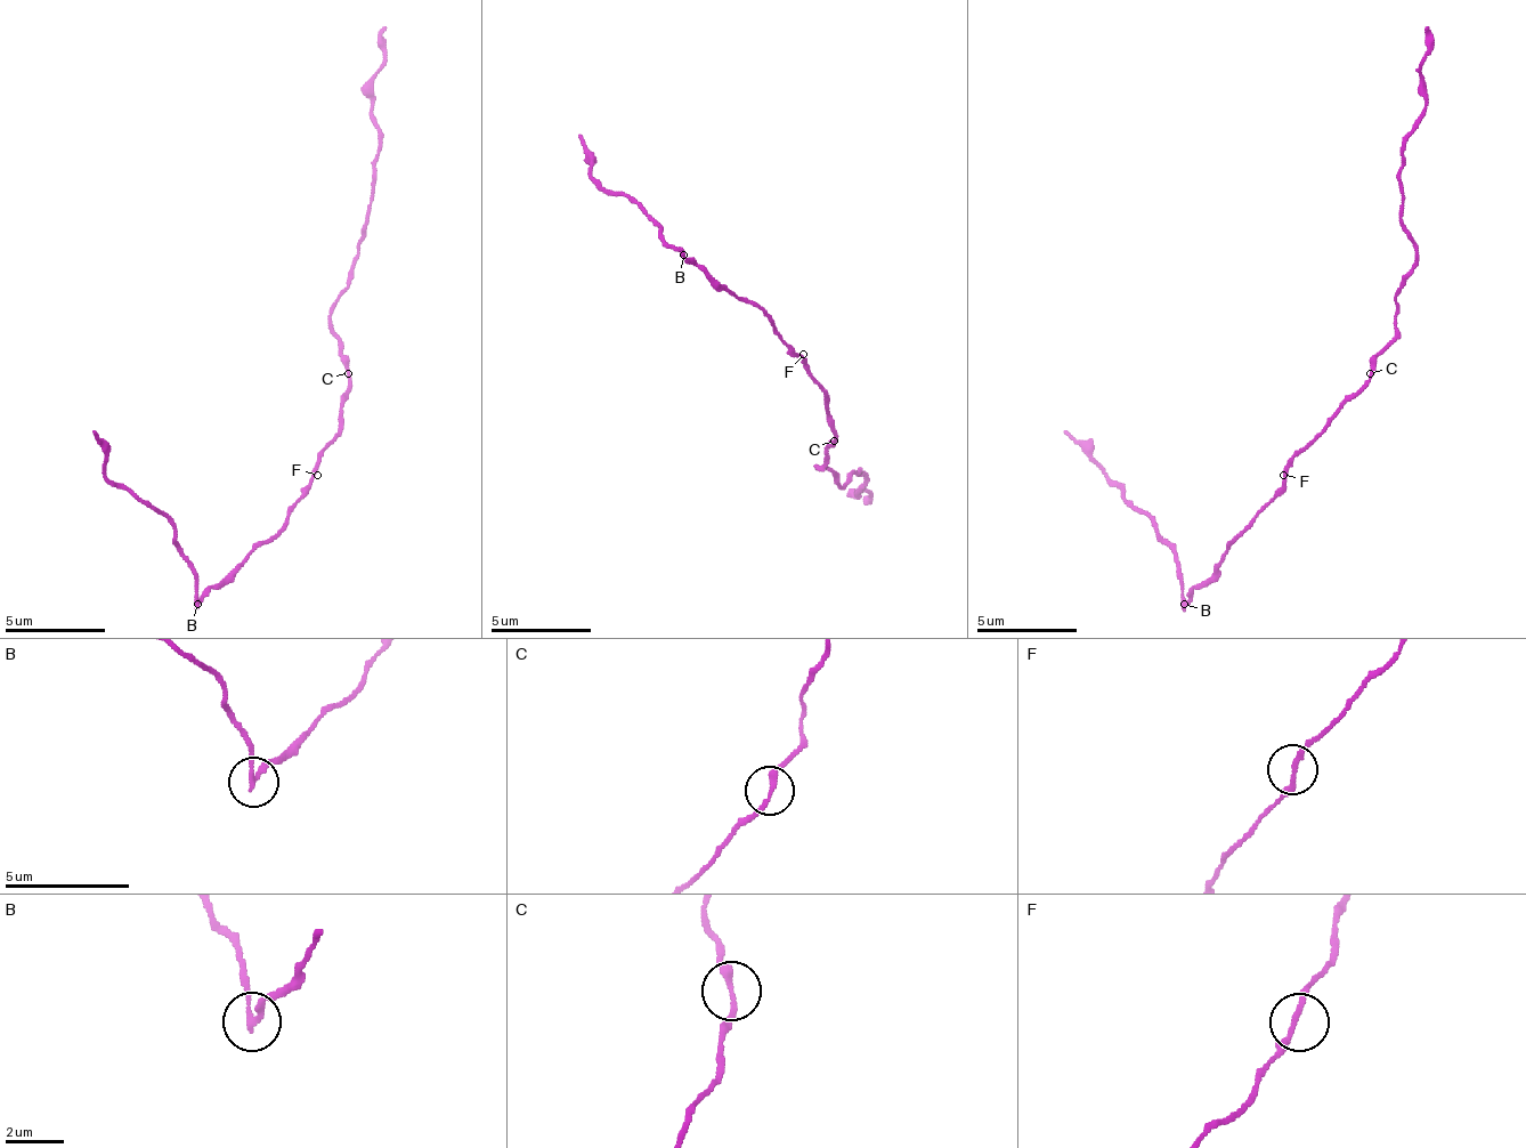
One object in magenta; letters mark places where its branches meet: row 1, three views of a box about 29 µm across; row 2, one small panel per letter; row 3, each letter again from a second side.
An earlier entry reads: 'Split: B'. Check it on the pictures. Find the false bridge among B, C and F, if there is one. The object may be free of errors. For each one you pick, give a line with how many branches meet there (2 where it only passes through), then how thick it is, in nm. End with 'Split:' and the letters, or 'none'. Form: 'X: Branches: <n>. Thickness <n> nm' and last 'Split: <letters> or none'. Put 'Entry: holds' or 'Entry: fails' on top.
Entry: holds
B: Branches: 2. Thickness 200 nm
Split: B

